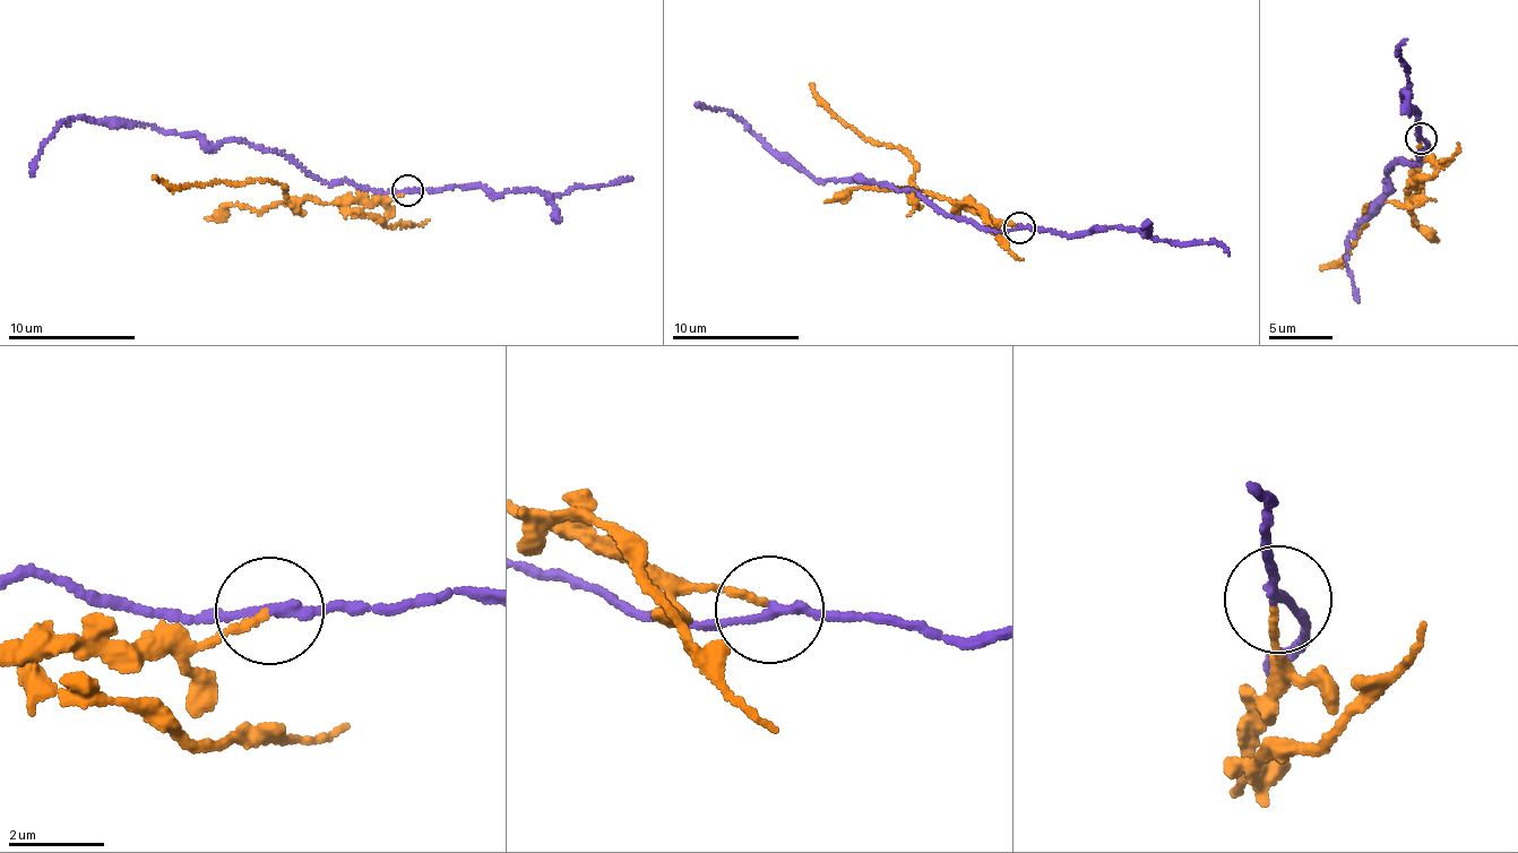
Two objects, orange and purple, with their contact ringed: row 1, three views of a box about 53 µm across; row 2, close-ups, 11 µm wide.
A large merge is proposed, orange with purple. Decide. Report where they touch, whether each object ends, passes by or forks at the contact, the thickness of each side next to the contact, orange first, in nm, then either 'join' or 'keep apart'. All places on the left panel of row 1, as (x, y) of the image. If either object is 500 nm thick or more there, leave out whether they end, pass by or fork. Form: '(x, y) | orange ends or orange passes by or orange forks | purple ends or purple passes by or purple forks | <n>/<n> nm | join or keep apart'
(407, 190) | orange ends | purple passes by | 150/180 nm | keep apart

